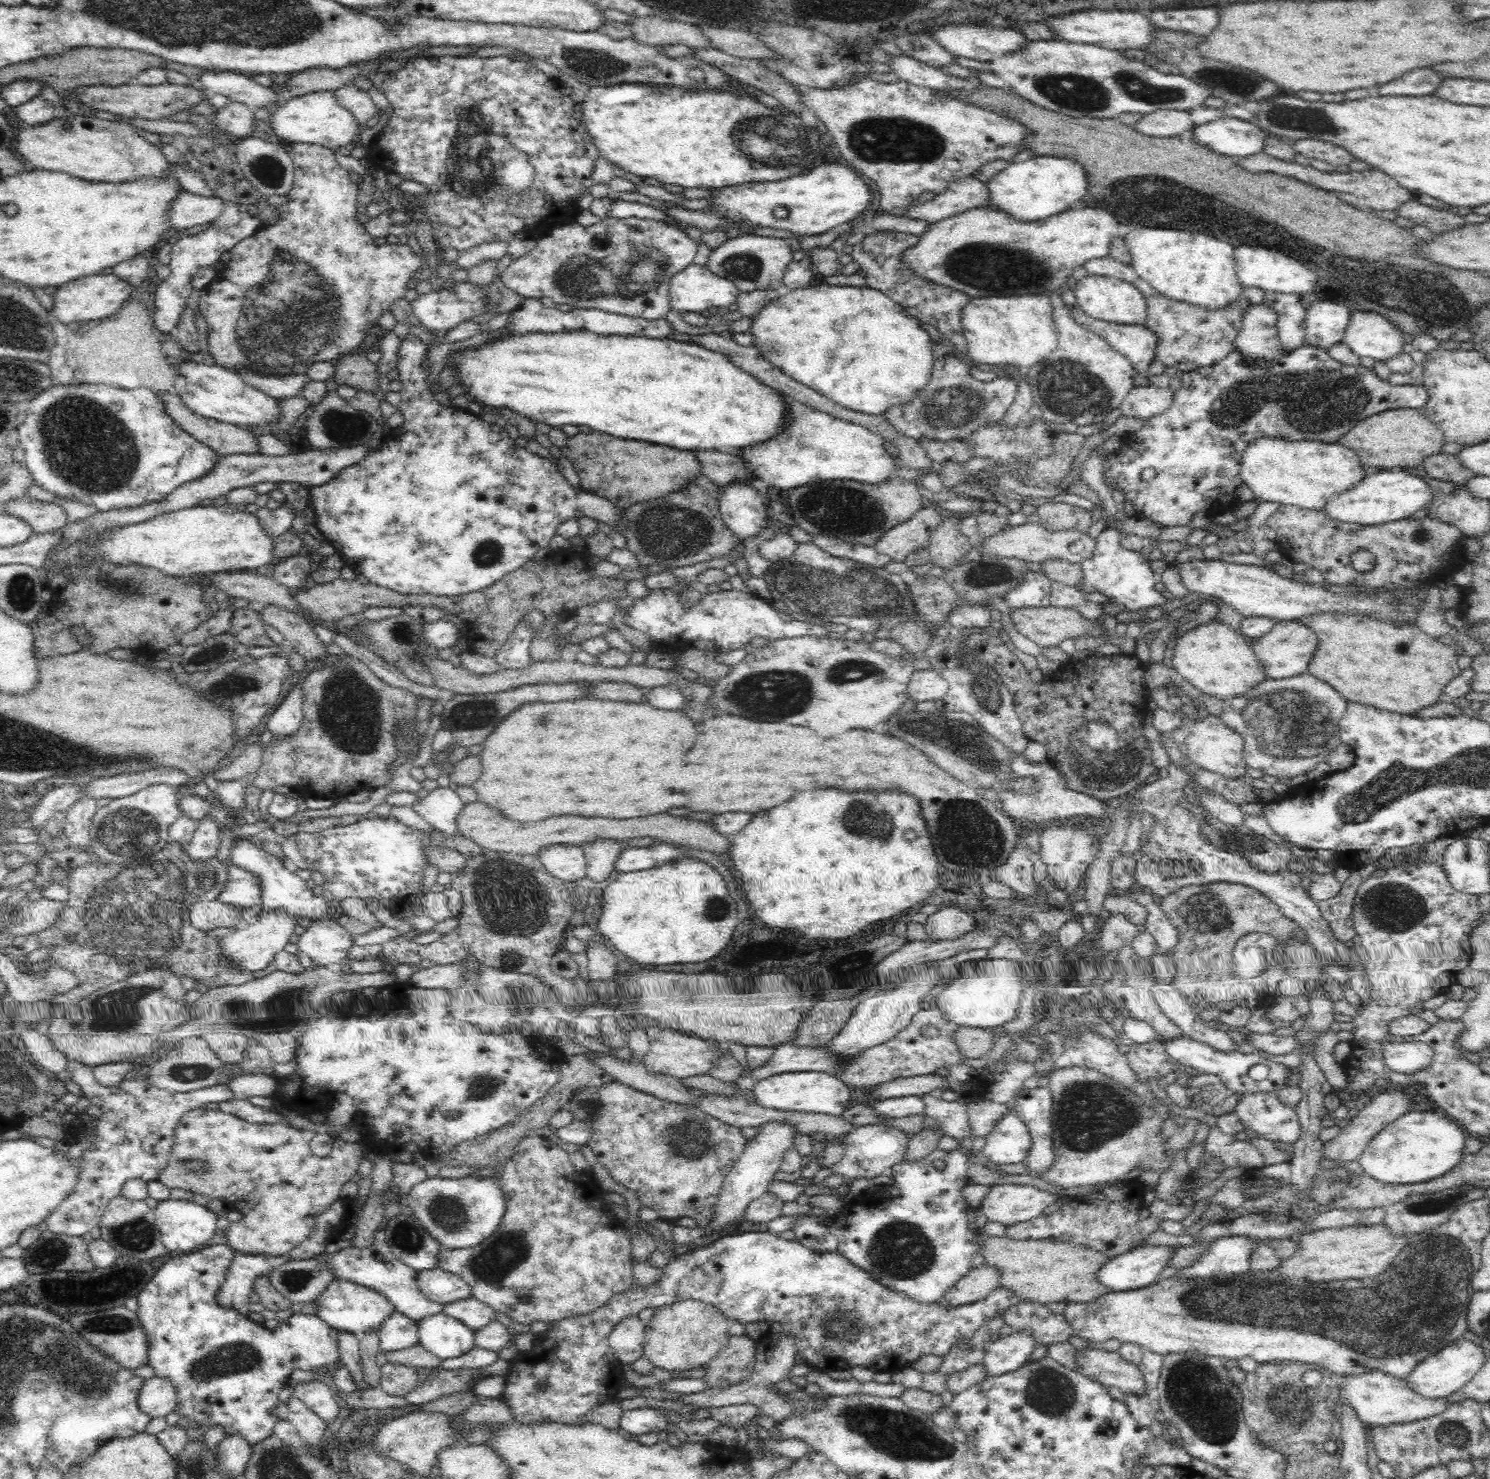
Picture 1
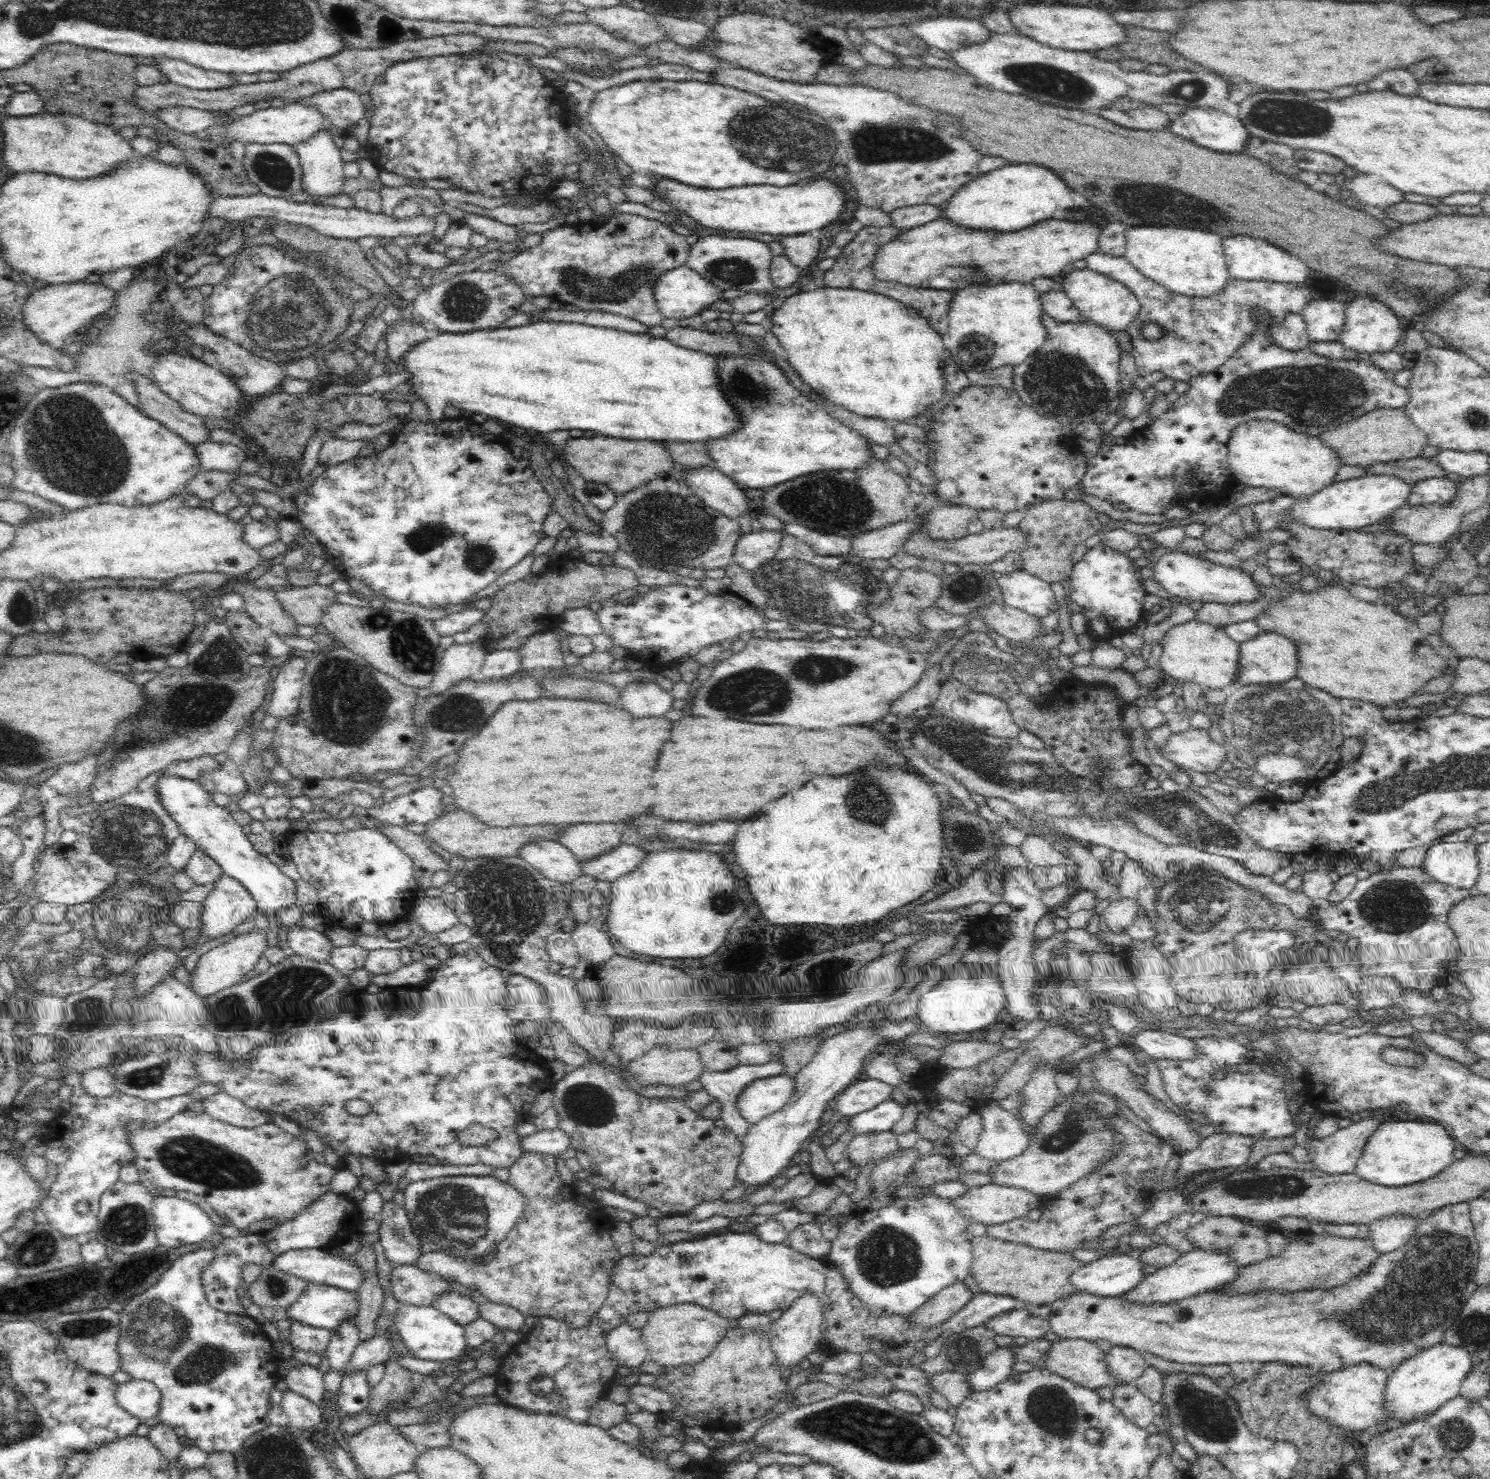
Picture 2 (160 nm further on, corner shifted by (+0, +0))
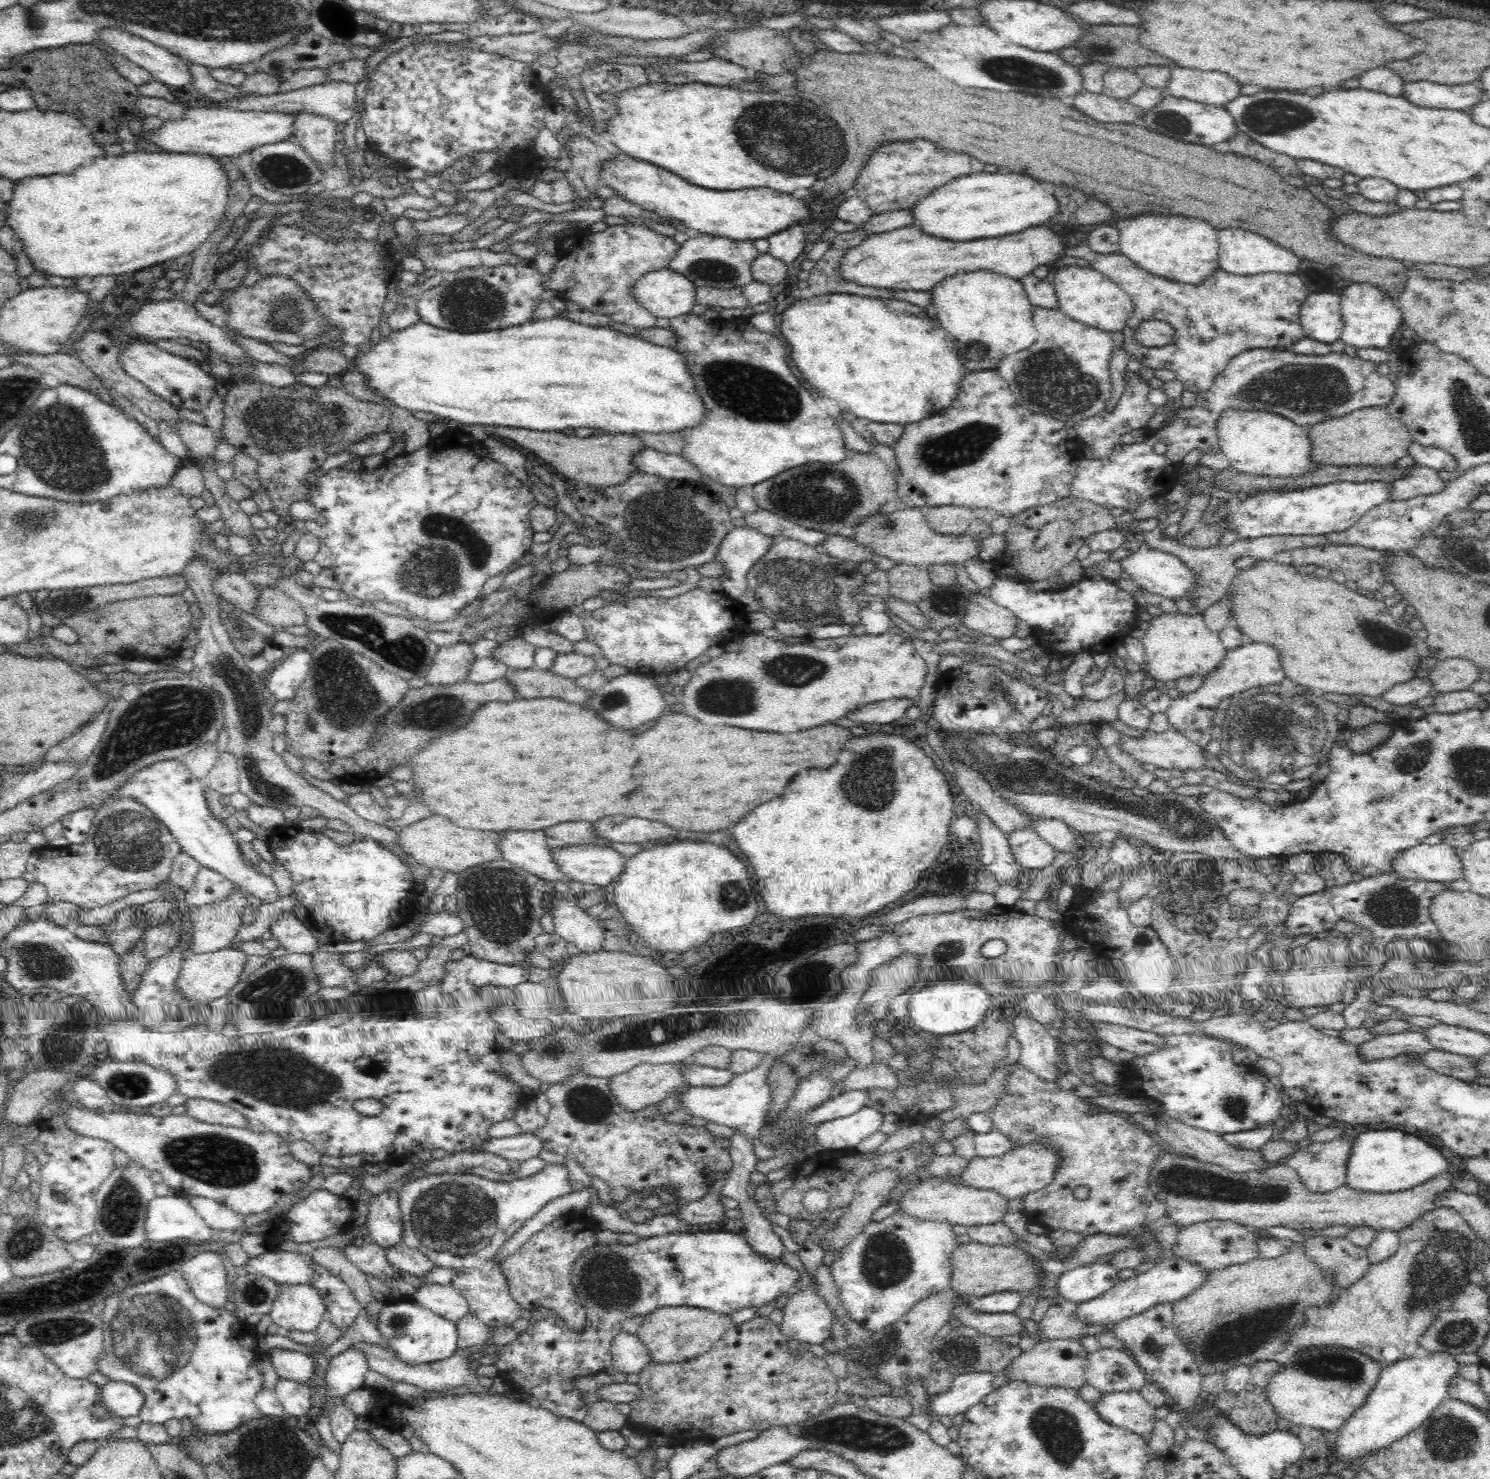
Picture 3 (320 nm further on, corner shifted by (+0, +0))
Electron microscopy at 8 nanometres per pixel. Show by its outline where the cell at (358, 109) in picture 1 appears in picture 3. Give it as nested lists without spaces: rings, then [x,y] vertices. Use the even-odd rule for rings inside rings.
[[[331,80],[322,83],[321,85],[312,85],[301,89],[296,89],[288,92],[277,92],[271,95],[252,95],[241,93],[240,96],[215,102],[213,98],[208,98],[202,94],[200,100],[206,107],[227,108],[239,111],[260,111],[265,113],[285,113],[290,114],[296,110],[308,110],[312,114],[322,114],[326,118],[332,119],[334,122],[342,125],[346,120],[352,118],[354,114],[354,85],[342,80]]]

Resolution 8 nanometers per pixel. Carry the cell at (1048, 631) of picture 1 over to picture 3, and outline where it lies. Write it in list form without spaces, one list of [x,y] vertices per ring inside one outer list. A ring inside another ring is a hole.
[[[978,593],[970,598],[962,624],[972,633],[989,634],[997,639],[1012,637],[1018,621],[1010,610]]]

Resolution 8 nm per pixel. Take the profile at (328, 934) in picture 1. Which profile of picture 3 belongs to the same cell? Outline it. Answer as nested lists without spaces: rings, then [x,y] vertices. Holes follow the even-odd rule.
[[[290,912],[282,914],[269,926],[272,938],[278,940],[280,947],[290,953],[309,954],[318,950],[318,940],[312,935],[310,926],[305,926],[302,921]]]

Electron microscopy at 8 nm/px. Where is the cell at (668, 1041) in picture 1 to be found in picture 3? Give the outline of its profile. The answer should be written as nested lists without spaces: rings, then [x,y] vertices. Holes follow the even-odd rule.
[[[640,1063],[628,1072],[610,1077],[608,1089],[620,1108],[640,1112],[650,1105],[657,1105],[684,1083],[684,1075],[676,1063]]]

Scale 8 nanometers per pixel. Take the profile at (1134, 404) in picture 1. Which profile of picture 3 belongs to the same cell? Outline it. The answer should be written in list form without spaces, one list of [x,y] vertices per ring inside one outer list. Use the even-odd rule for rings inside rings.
[[[1125,371],[1123,374],[1125,380],[1124,390],[1122,396],[1117,401],[1113,409],[1108,412],[1100,412],[1078,420],[1073,426],[1076,432],[1076,439],[1086,444],[1092,452],[1092,457],[1096,460],[1102,460],[1110,454],[1113,450],[1120,445],[1121,437],[1128,432],[1136,429],[1141,429],[1149,426],[1149,420],[1158,414],[1166,414],[1168,412],[1167,406],[1155,406],[1148,401],[1148,394],[1150,394],[1151,387],[1147,379],[1141,378],[1137,373]]]

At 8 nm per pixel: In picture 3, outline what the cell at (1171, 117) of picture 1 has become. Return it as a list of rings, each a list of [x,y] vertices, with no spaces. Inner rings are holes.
[[[1080,90],[1072,98],[1076,110],[1098,122],[1134,122],[1140,118],[1137,107],[1128,103],[1125,98],[1112,98],[1103,92],[1093,93],[1088,90]]]

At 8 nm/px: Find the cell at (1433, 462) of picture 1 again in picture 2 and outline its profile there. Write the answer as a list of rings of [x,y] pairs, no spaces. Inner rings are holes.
[[[1414,457],[1408,460],[1378,462],[1364,466],[1366,476],[1390,476],[1400,478],[1407,485],[1424,481],[1426,478],[1441,478],[1447,472],[1431,458]]]

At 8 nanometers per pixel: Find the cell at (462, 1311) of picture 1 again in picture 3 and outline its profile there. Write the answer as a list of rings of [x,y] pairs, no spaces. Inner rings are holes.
[[[449,1284],[422,1285],[410,1300],[455,1323],[469,1312],[467,1301]]]

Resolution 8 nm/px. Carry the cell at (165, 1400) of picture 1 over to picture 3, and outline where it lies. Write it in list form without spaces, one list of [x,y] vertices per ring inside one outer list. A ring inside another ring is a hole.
[[[108,1381],[98,1388],[100,1403],[122,1418],[137,1416],[144,1404],[144,1395],[130,1383]]]

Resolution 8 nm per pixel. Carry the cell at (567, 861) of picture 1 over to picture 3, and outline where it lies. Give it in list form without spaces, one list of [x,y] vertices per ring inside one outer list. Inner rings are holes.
[[[508,830],[508,832],[498,833],[498,849],[502,860],[526,870],[543,881],[563,880],[566,883],[566,877],[552,861],[548,848],[542,830],[538,832]]]

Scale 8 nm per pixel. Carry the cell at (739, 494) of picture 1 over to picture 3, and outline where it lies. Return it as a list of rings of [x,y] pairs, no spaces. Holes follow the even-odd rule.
[[[653,448],[634,452],[634,467],[651,476],[668,478],[670,480],[684,480],[695,484],[705,484],[708,479],[697,472],[696,466],[686,461],[682,455],[660,452]]]

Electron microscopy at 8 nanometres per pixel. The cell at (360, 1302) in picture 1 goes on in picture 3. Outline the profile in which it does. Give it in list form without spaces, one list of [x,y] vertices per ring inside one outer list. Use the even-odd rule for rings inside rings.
[[[278,1283],[275,1302],[267,1314],[272,1324],[289,1332],[312,1332],[324,1319],[327,1309],[318,1292],[310,1285]]]

